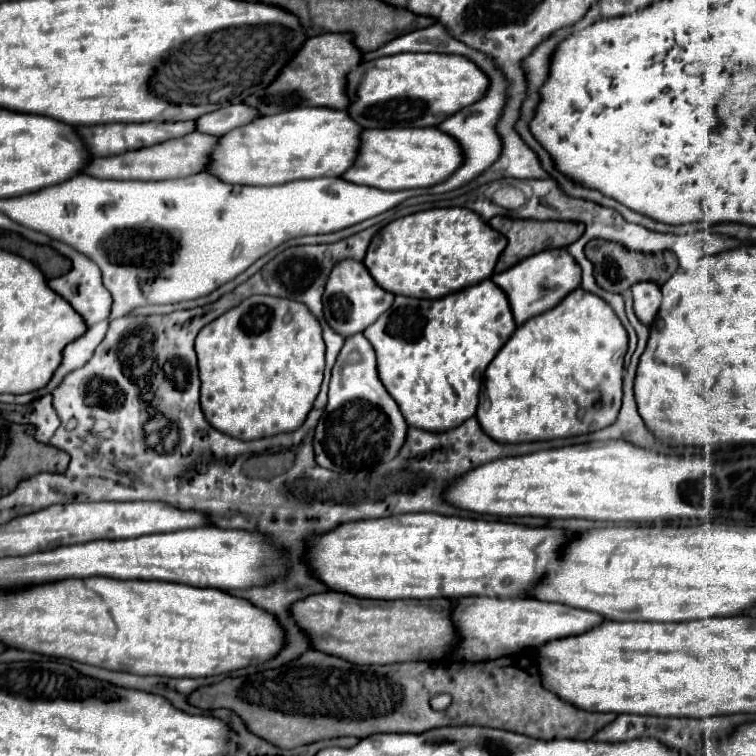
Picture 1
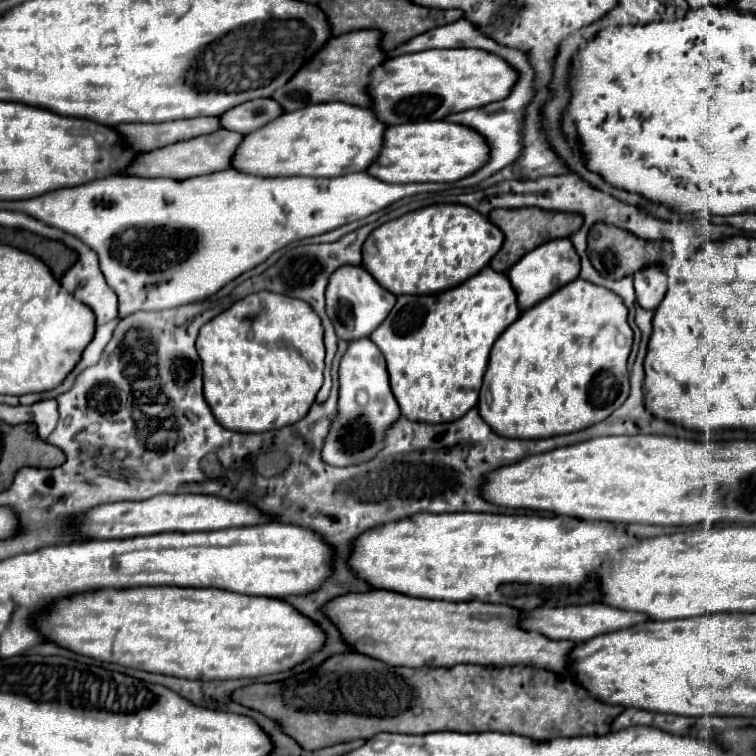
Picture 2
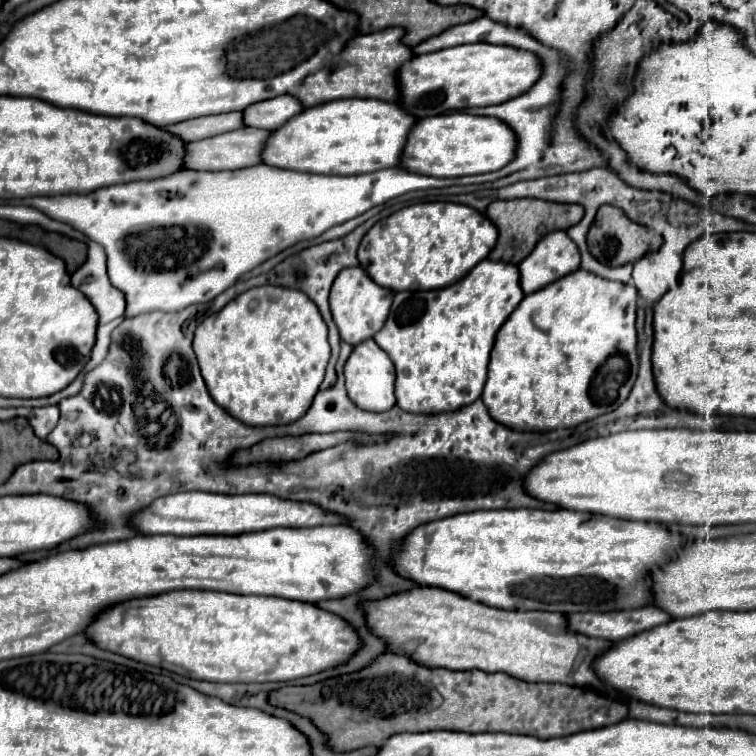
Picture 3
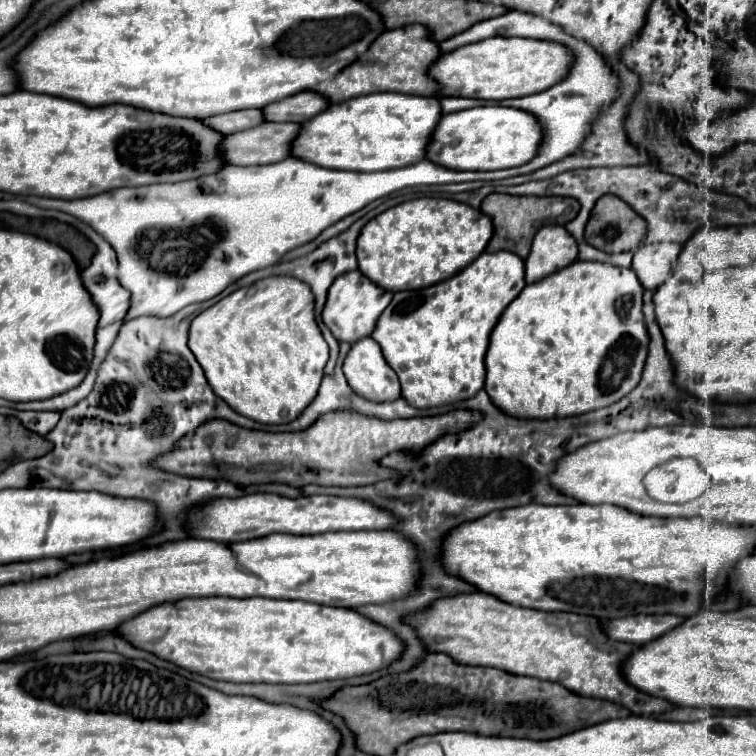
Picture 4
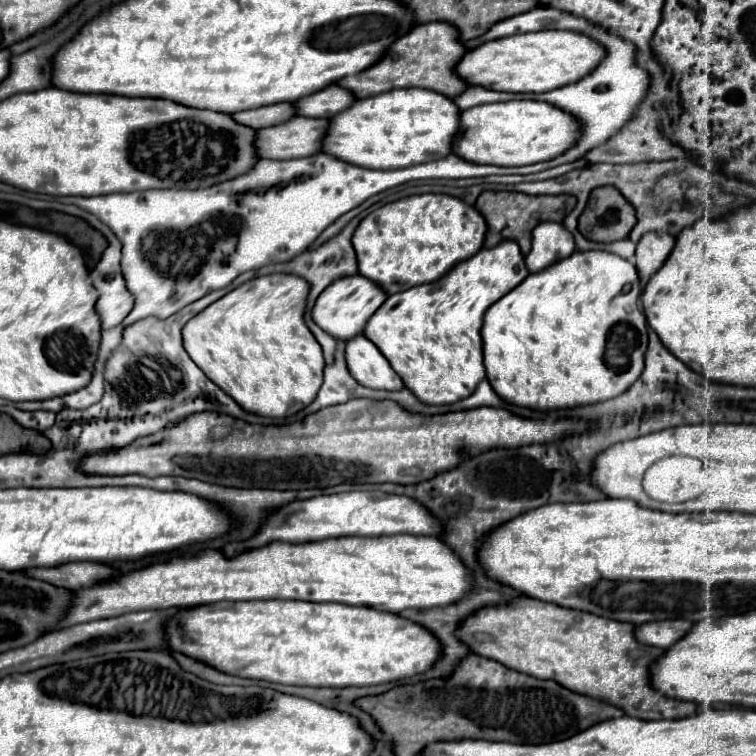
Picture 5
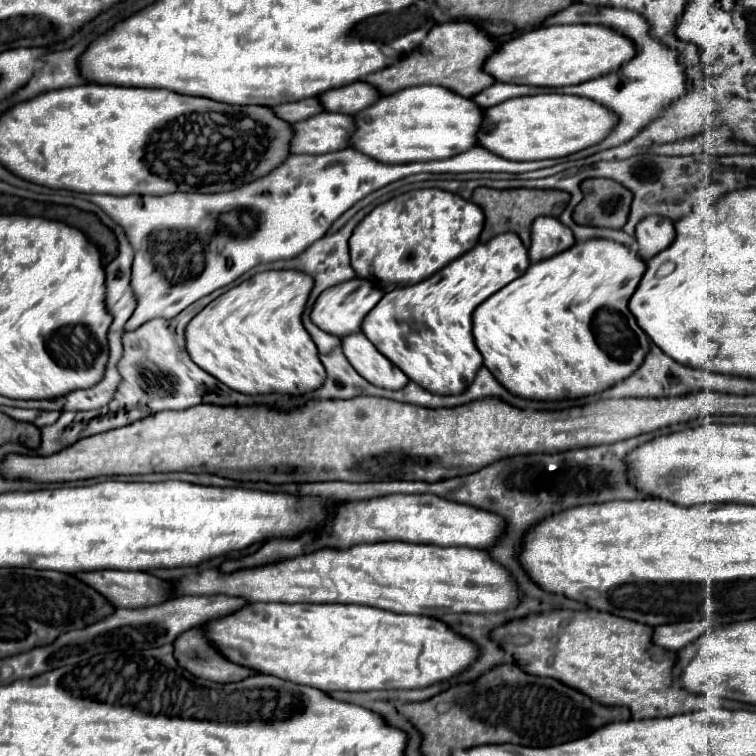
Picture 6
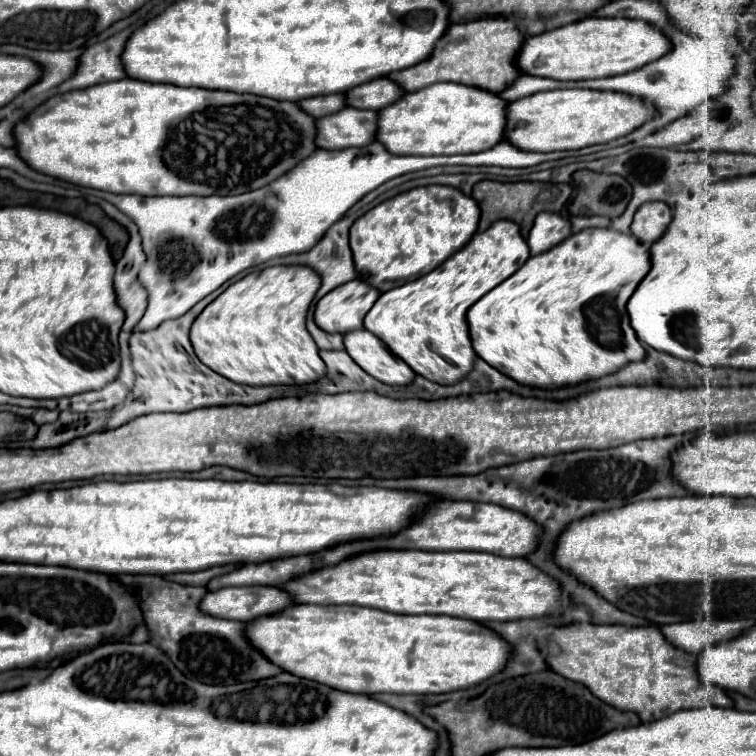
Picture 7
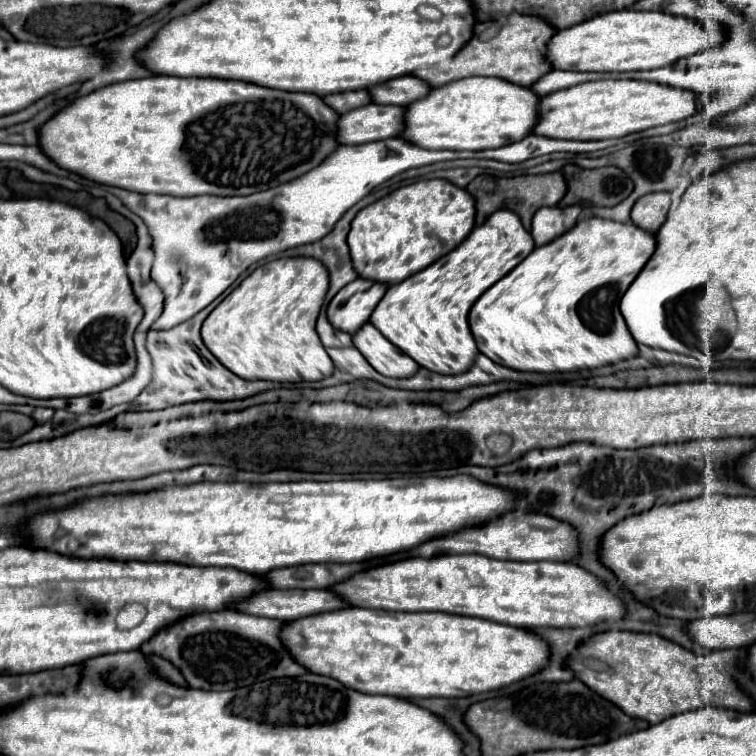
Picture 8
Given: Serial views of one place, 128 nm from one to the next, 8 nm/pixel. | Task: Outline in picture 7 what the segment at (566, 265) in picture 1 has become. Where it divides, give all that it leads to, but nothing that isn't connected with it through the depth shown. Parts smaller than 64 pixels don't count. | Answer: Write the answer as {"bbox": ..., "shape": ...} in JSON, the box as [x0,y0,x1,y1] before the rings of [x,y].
{"bbox":[528,212,572,254],"shape":[[[542,212],[538,214],[538,218],[534,220],[534,226],[530,230],[528,236],[528,246],[530,246],[530,254],[542,254],[546,250],[550,250],[552,246],[556,246],[558,242],[566,240],[572,234],[572,224],[566,216],[558,214],[558,212]]]}

